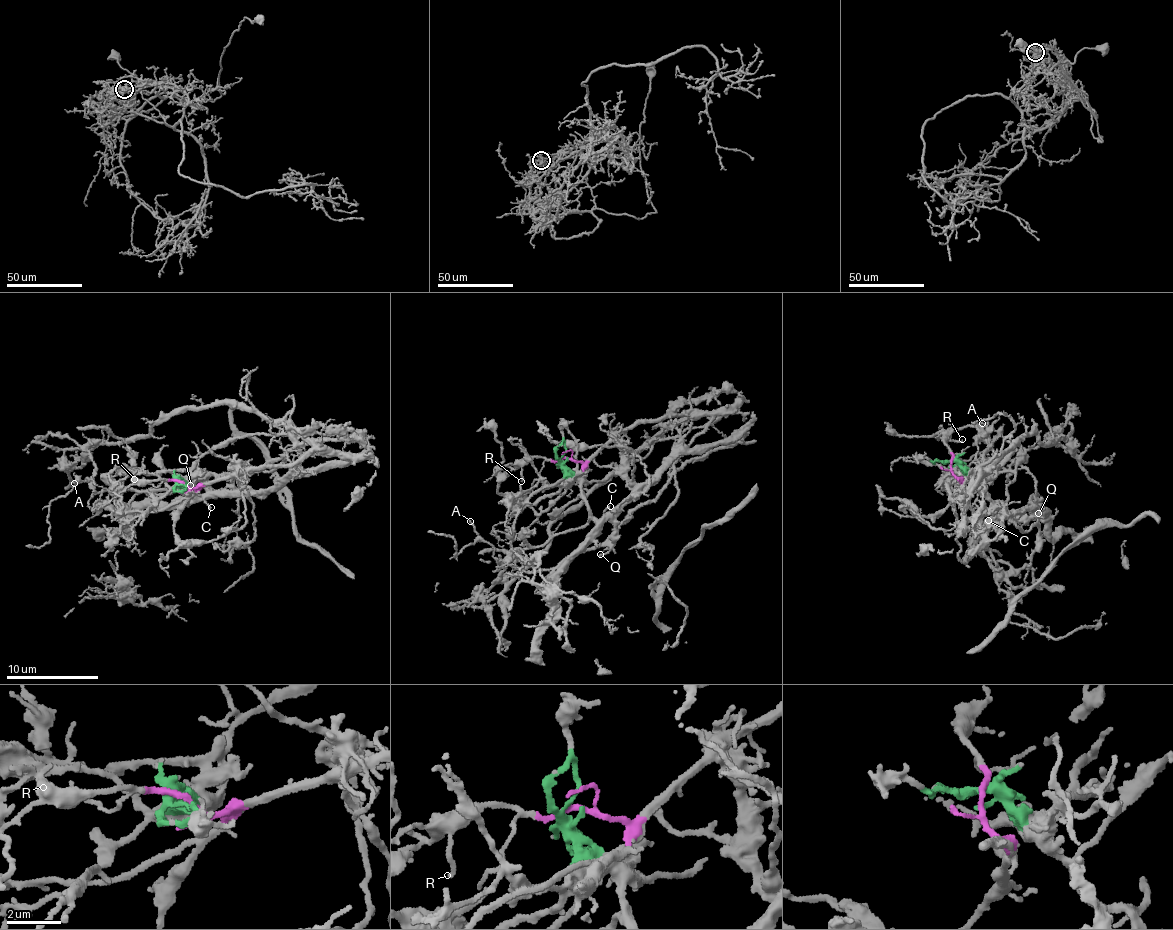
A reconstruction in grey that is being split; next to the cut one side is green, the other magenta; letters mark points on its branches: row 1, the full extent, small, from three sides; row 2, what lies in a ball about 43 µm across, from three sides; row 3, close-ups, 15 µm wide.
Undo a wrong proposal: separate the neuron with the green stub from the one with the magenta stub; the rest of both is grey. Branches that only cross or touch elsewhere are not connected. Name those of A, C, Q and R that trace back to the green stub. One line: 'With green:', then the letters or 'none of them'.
With green: A, C, Q

